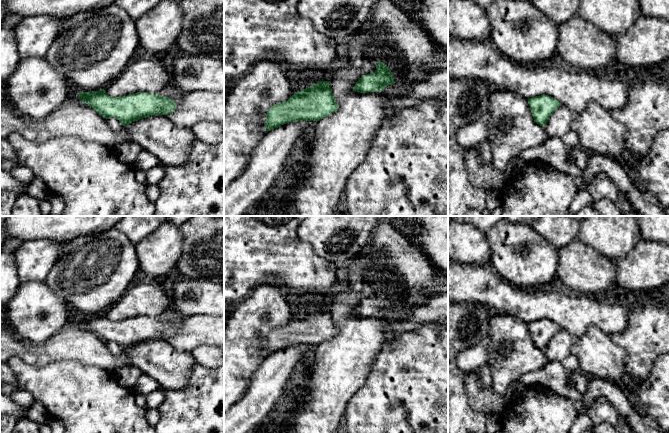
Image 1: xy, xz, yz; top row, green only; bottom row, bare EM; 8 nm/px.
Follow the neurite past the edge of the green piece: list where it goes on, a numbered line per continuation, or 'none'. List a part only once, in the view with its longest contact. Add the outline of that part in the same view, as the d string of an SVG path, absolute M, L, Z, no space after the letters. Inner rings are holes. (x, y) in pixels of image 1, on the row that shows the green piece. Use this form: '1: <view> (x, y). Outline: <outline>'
none

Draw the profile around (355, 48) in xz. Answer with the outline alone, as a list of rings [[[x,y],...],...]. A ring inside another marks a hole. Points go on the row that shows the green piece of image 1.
[[[368,22],[357,33],[348,35],[338,43],[336,56],[329,69],[335,69],[339,65],[351,64],[361,66],[366,58],[378,62],[379,46],[374,29]]]

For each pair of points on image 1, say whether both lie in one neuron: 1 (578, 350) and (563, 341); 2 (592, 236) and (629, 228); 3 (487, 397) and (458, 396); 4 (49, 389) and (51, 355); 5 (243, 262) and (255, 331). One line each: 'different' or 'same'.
1: different
2: same
3: different
4: different
5: different

